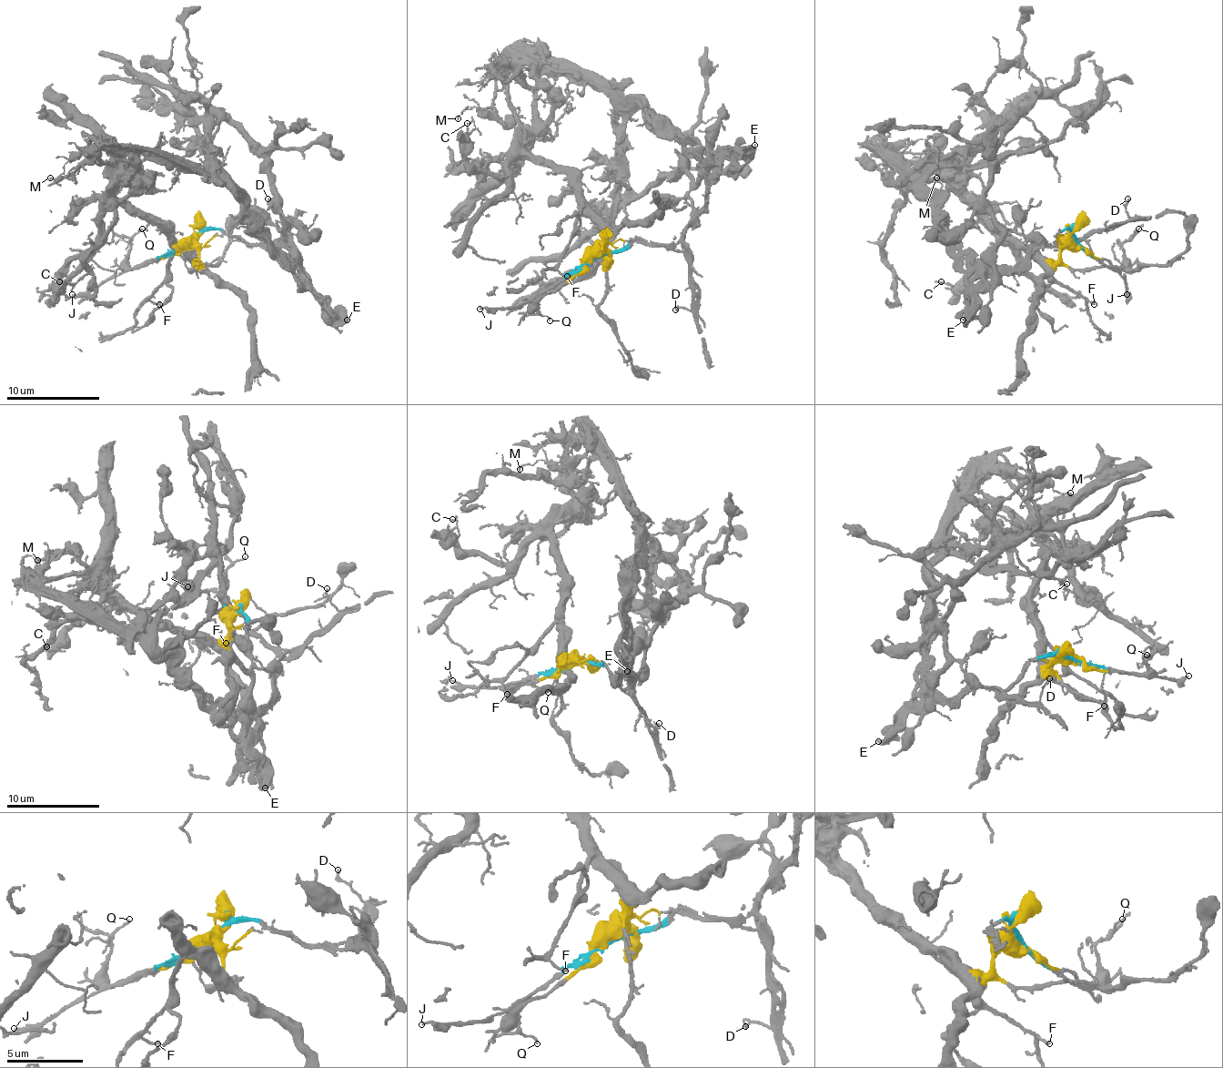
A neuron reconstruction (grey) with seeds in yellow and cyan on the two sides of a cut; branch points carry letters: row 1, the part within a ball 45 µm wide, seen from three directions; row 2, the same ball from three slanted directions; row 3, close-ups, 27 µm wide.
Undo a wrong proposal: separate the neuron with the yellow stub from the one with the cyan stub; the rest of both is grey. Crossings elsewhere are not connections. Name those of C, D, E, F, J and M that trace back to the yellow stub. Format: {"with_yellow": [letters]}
{"with_yellow": ["C", "F", "M"]}

